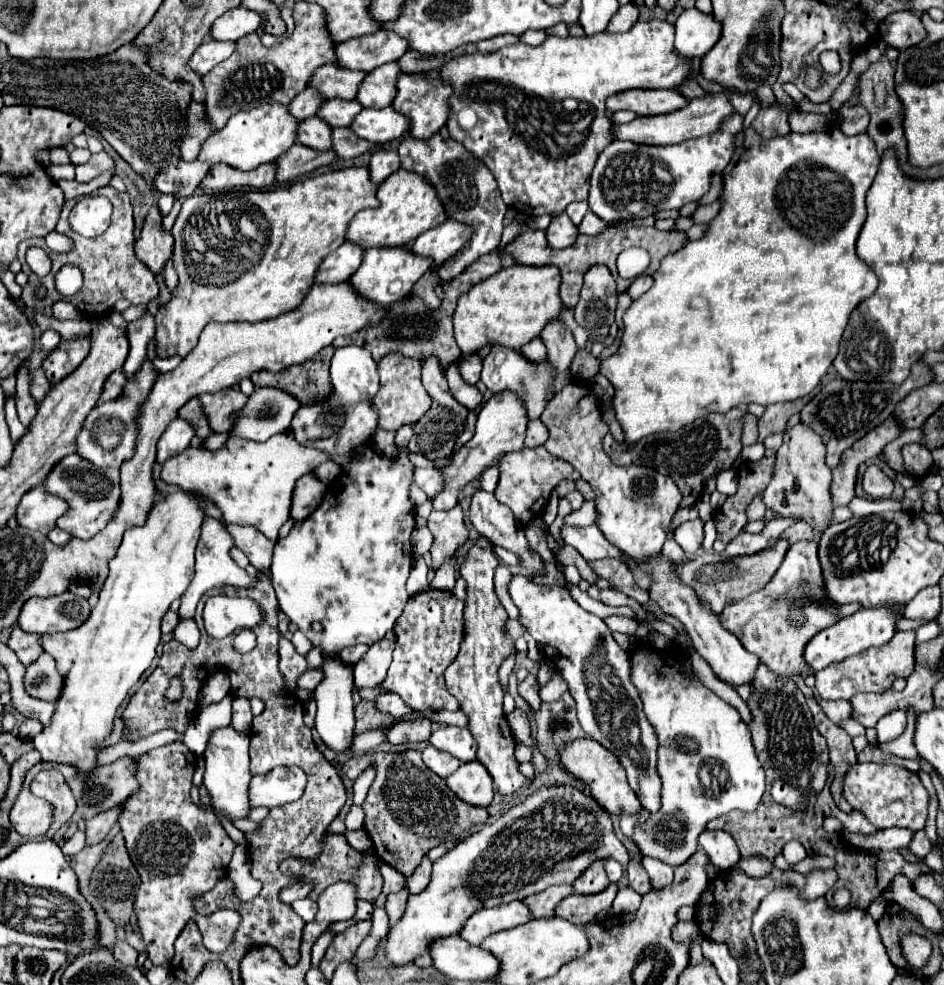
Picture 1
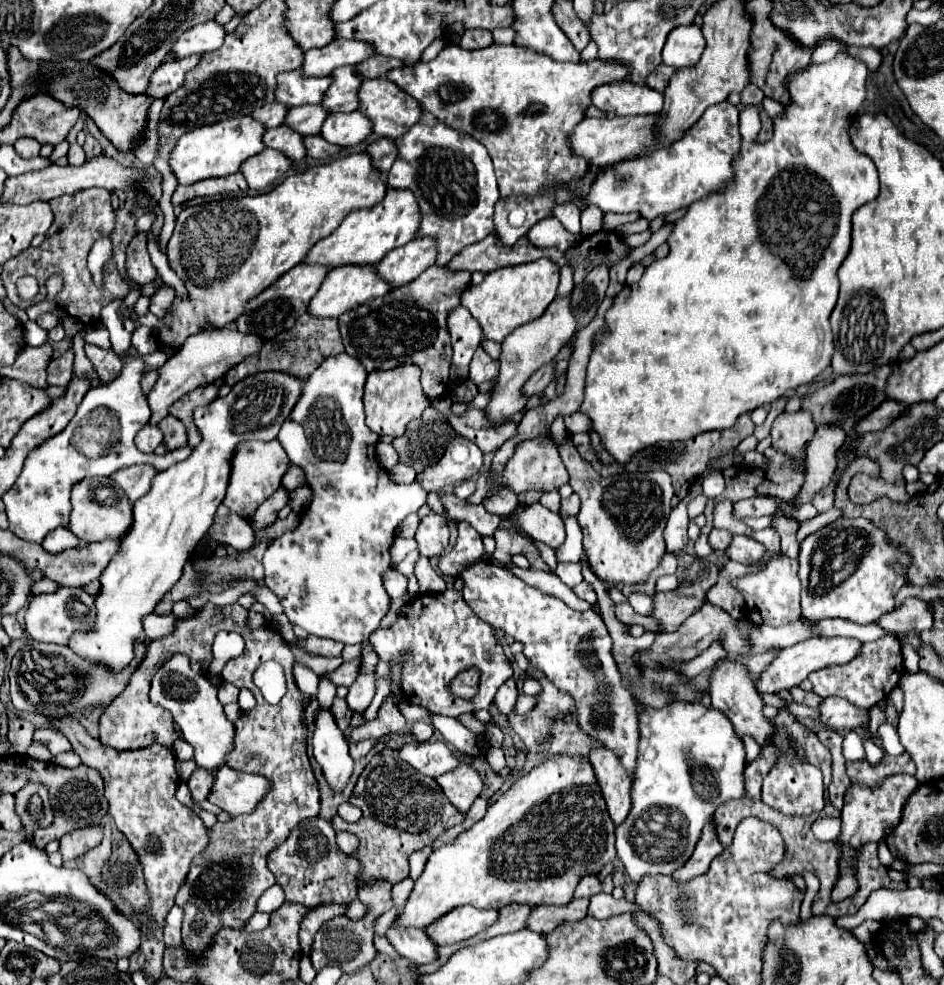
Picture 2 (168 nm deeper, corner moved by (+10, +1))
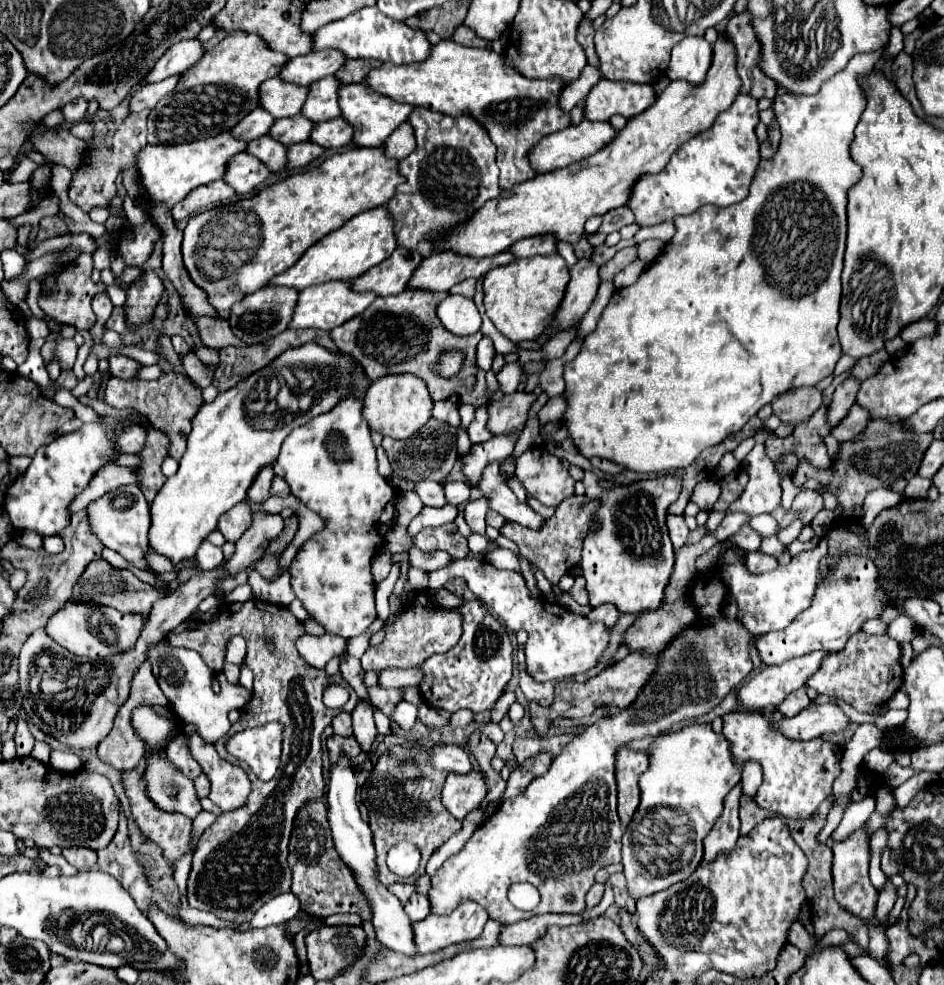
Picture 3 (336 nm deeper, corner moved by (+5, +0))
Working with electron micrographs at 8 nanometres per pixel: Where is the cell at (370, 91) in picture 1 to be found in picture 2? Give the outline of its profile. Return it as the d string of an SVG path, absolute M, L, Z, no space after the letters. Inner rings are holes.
M341 66L335 70L331 90L327 90L327 98L323 98L323 106L331 112L353 112L359 110L359 88L361 88L361 74L355 66Z

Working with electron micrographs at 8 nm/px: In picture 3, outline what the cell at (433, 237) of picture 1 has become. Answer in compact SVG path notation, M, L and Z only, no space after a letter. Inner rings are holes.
M396 247L394 253L384 259L384 263L378 263L360 279L350 283L352 291L372 291L378 297L398 295L406 289L408 279L412 277L412 271L420 265L420 253L418 251L406 251L404 247Z

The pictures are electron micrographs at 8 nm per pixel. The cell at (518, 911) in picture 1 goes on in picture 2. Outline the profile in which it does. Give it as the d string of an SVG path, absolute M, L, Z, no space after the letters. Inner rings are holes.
M459 906L451 910L447 918L439 918L439 922L435 922L435 926L427 930L427 934L439 946L459 944L463 940L469 940L485 932L489 926L497 922L497 918L499 918L497 910L479 910L475 906Z

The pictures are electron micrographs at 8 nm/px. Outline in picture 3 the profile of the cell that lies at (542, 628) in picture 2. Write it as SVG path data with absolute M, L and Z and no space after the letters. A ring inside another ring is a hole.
M468 557L450 563L448 567L436 569L428 573L428 589L442 589L446 581L462 577L470 591L476 593L478 601L484 609L496 613L510 631L528 631L528 641L524 645L526 651L526 671L538 681L554 681L568 679L576 673L584 673L598 663L598 657L608 645L608 627L604 623L592 623L586 617L570 613L566 607L558 603L548 603L544 599L532 599L522 575L516 571L502 571L492 567L488 561L480 557Z

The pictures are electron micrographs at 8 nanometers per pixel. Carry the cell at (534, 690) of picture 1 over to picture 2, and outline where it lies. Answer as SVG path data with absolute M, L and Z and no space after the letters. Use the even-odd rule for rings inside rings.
M509 678L509 680L501 686L501 690L497 690L497 694L495 694L495 704L497 704L499 712L503 712L503 714L513 712L515 704L517 704L517 696L519 696L519 692L517 692L515 680Z

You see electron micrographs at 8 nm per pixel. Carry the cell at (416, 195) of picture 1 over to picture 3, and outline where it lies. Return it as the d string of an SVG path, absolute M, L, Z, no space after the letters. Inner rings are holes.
M380 207L376 211L364 211L356 215L356 219L350 219L344 227L320 239L320 243L314 243L296 265L270 279L268 285L292 287L296 291L302 291L310 285L328 283L328 281L350 283L362 273L366 273L370 267L384 261L388 255L392 255L394 249L396 249L396 235L392 235L392 219L388 219L386 207Z

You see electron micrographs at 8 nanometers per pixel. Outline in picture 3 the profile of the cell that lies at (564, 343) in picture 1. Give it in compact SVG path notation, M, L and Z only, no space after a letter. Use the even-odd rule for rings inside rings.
M512 393L512 395L504 395L500 401L490 401L488 403L488 431L498 437L498 435L520 435L524 425L526 425L526 417L528 417L528 409L534 403L534 395L532 393Z

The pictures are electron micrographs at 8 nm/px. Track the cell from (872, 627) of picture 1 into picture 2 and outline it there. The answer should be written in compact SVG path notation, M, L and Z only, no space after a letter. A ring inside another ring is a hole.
M833 636L833 638L809 638L803 642L797 642L789 648L783 648L775 660L769 664L769 668L759 676L757 680L757 690L759 692L771 692L777 694L781 688L793 688L799 686L811 672L833 666L833 664L847 664L851 662L859 650L861 650L861 642L857 638L845 638L845 636Z

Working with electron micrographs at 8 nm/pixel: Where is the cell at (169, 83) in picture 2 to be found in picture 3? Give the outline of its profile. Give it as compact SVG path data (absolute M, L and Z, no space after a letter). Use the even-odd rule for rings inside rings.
M178 75L176 77L168 77L160 83L154 83L154 85L144 85L140 89L136 89L130 97L130 113L140 113L144 109L152 109L164 95L168 95L178 83Z

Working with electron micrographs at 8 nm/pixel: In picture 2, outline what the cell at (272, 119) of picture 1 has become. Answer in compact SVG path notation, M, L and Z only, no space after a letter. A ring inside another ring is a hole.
M237 116L237 118L227 118L227 120L199 126L179 138L169 164L179 184L193 184L211 176L235 174L239 172L241 164L247 158L265 150L265 142L263 142L265 130L267 130L265 124L255 120L253 116Z

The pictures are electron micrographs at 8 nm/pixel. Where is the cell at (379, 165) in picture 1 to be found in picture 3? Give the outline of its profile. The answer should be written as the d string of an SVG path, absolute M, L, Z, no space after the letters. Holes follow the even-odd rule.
M402 123L402 127L398 127L390 137L388 143L384 143L386 147L386 155L394 157L394 159L404 159L414 147L416 147L416 137L412 131L410 123Z

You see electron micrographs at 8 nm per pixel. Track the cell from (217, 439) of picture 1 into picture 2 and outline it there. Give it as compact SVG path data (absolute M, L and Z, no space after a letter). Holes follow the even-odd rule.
M105 306L101 312L101 322L107 326L111 334L111 348L115 354L123 358L123 370L121 374L99 388L91 388L83 402L77 408L77 414L67 424L63 432L59 432L55 438L49 438L43 442L43 446L35 448L27 460L21 476L11 486L11 490L3 496L7 518L9 518L9 530L29 542L41 542L51 530L59 526L67 526L67 518L71 512L69 504L69 492L71 486L85 476L111 476L113 472L133 466L151 462L157 470L165 470L181 460L185 460L193 448L183 446L177 450L167 452L167 456L155 456L155 454L143 454L135 446L135 434L147 424L151 410L147 404L147 396L141 390L141 378L145 374L145 362L139 356L129 354L131 348L131 332L127 332L121 324L121 318L117 314L119 306ZM85 418L85 448L77 446L77 428L79 422Z

